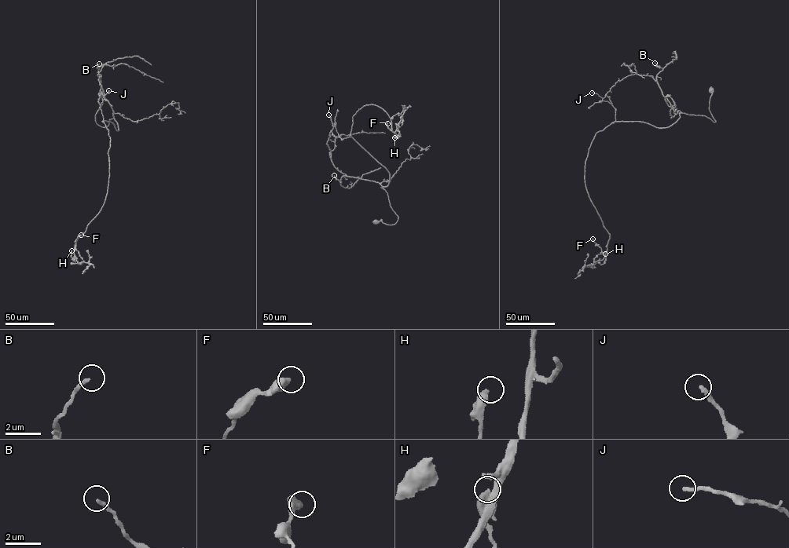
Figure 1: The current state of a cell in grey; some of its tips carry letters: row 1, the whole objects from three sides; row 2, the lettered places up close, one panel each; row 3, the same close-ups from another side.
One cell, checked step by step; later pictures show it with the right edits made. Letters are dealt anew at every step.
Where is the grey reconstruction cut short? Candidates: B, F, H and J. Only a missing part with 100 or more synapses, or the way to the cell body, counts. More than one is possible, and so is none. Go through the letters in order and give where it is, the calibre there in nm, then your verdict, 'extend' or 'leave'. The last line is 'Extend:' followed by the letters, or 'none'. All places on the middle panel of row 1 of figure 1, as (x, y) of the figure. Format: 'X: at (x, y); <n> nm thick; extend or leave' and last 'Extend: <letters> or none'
B: at (334, 175); 190 nm thick; leave
F: at (387, 123); 440 nm thick; leave
H: at (394, 137); 480 nm thick; leave
J: at (328, 115); 200 nm thick; leave
Extend: none

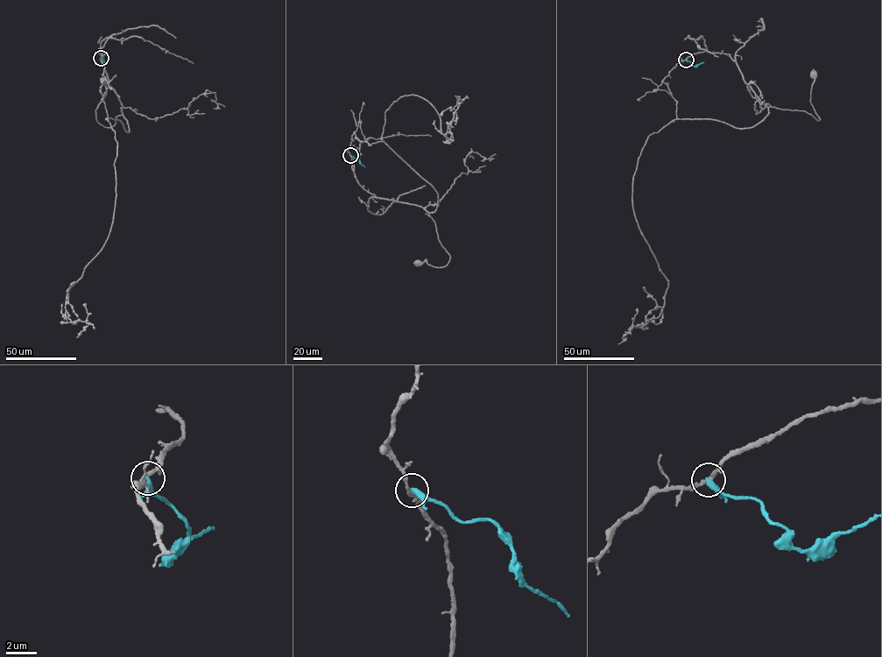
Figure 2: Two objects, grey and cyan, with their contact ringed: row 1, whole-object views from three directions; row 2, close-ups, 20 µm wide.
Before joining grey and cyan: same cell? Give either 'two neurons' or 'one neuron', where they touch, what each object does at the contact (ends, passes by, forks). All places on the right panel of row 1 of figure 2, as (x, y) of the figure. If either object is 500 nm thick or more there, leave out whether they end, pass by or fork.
two neurons; place (686, 60); grey passes by; cyan ends

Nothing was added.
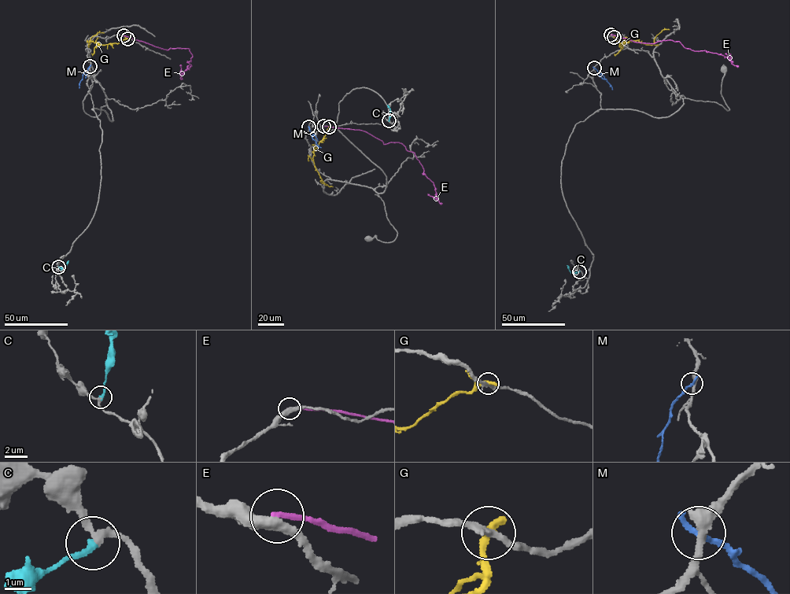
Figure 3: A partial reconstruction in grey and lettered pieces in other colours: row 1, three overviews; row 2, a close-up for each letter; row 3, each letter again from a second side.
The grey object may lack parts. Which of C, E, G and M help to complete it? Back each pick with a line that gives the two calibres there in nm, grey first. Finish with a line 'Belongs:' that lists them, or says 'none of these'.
C: calibres 190 and 200 nm
Belongs: C

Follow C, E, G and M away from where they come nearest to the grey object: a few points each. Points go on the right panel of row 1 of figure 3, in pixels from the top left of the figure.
C: (579, 271), (571, 273), (567, 265)
E: (610, 35), (636, 42), (678, 41), (684, 47), (694, 51), (706, 50), (730, 58), (732, 64), (725, 53)
G: (614, 37), (620, 44), (638, 40), (652, 45), (662, 30), (669, 29)
M: (594, 68), (601, 74), (612, 90)

